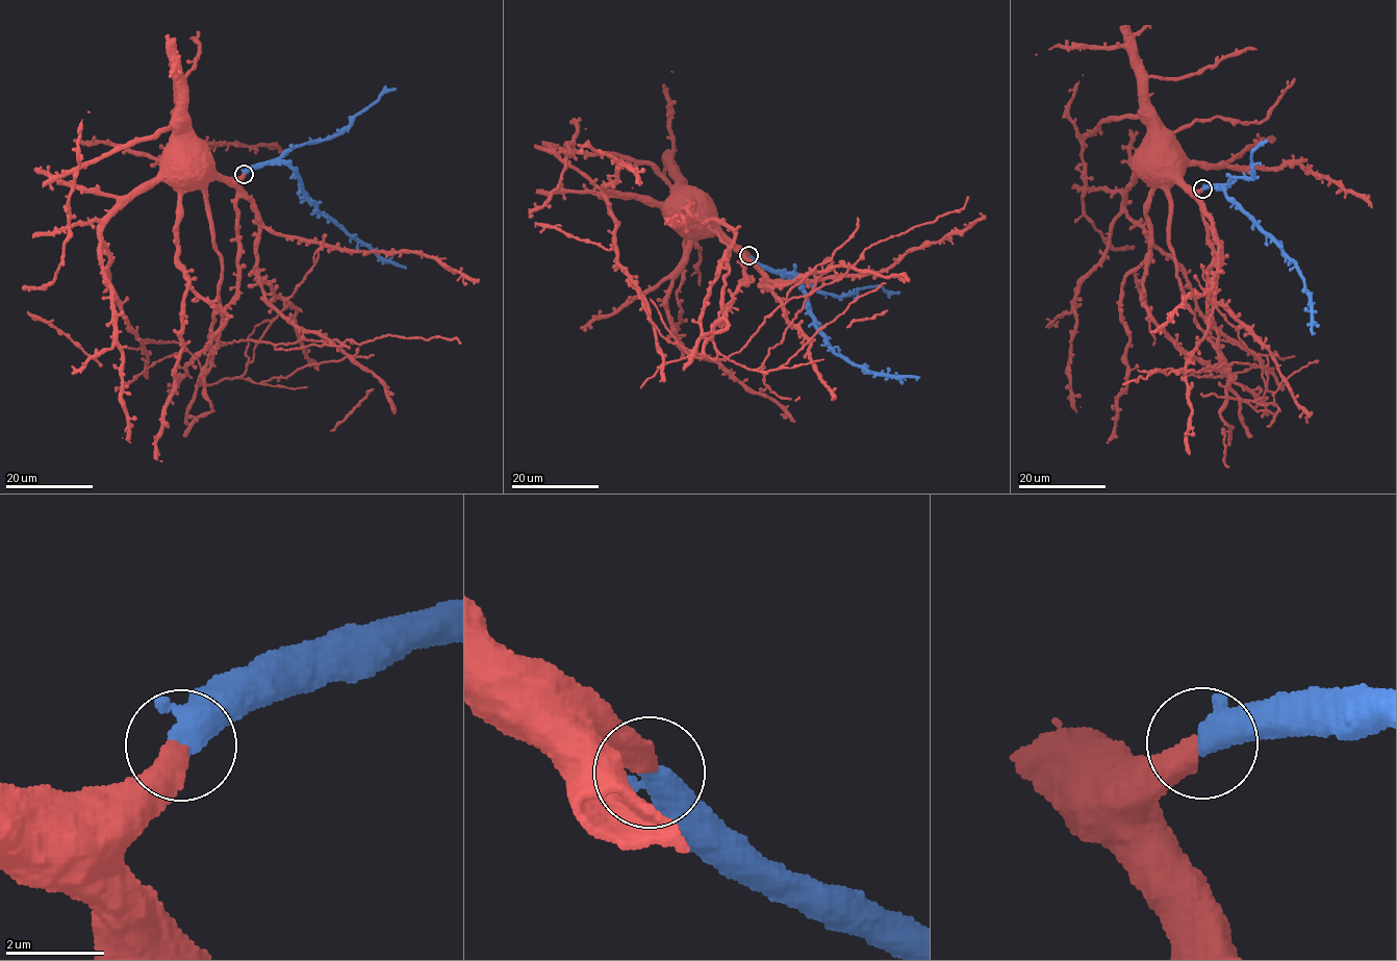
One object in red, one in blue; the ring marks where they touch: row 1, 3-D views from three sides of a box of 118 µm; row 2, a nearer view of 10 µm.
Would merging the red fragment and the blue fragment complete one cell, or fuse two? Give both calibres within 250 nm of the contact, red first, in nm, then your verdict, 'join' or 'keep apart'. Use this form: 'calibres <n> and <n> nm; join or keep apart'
calibres 480 and 550 nm; join

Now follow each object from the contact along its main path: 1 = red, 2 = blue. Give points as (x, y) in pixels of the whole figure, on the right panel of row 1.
1: (1202, 188), (1198, 191), (1188, 186), (1180, 176), (1178, 153), (1171, 143), (1164, 149), (1159, 142)
2: (1202, 188), (1215, 186), (1223, 190), (1294, 263), (1310, 298), (1312, 334)

